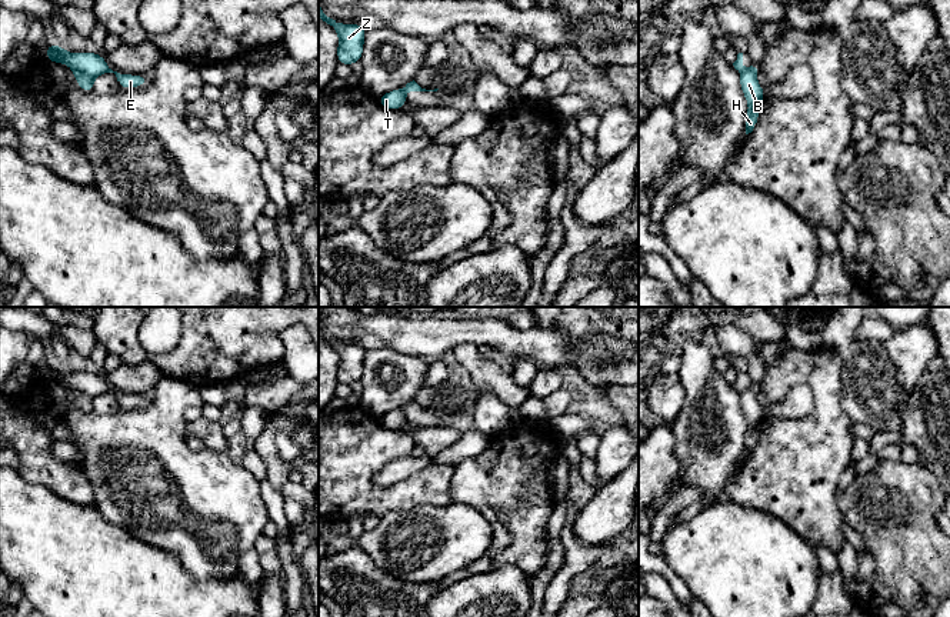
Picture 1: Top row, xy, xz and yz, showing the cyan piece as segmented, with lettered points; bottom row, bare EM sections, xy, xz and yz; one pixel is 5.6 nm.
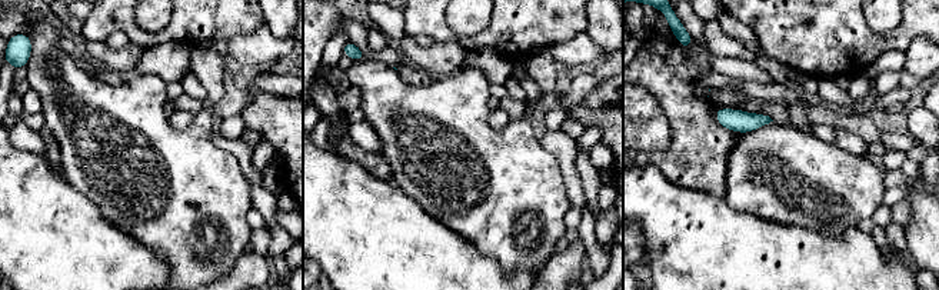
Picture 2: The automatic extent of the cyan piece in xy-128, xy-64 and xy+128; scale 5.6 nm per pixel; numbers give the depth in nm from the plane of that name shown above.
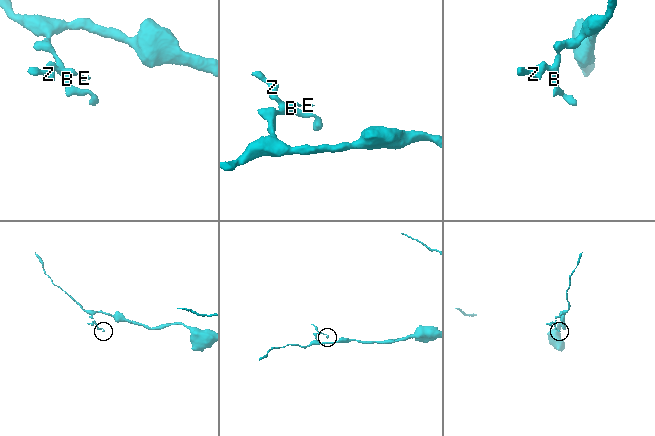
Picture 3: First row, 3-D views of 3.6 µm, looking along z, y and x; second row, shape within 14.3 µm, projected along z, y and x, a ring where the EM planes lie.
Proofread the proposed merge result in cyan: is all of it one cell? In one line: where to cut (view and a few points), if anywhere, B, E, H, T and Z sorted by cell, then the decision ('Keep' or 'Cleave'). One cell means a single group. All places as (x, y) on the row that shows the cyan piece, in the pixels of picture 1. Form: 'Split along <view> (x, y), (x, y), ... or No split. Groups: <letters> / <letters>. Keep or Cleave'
Split along xy (70, 66), (86, 72), (93, 79). Groups: B H T / E Z. Cleave

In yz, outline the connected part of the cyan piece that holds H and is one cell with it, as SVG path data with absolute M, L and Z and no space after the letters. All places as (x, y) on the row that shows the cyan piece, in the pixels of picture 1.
M751 63L747 70L740 73L740 87L749 104L746 114L746 134L751 133L759 123L759 104L764 99L764 89L757 83L757 73L761 69Z

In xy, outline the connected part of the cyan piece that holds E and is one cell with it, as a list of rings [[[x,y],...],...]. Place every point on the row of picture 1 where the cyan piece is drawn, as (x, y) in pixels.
[[[93,51],[84,53],[66,53],[57,57],[59,63],[63,63],[71,69],[81,70],[87,73],[91,79],[96,79],[100,74],[114,73],[120,87],[123,89],[134,89],[137,86],[146,86],[149,79],[143,74],[131,76],[127,73],[113,71],[107,64],[107,61],[100,54],[94,54]]]

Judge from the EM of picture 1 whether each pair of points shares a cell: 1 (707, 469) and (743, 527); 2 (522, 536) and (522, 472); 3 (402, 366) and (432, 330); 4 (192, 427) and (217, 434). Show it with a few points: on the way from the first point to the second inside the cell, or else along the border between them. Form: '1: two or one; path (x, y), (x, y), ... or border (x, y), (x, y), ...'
1: two; border (723, 497), (703, 507)
2: one; path (532, 520), (534, 517), (534, 487)
3: two; border (379, 349), (412, 353), (422, 359)
4: one; path (197, 427), (212, 433)

